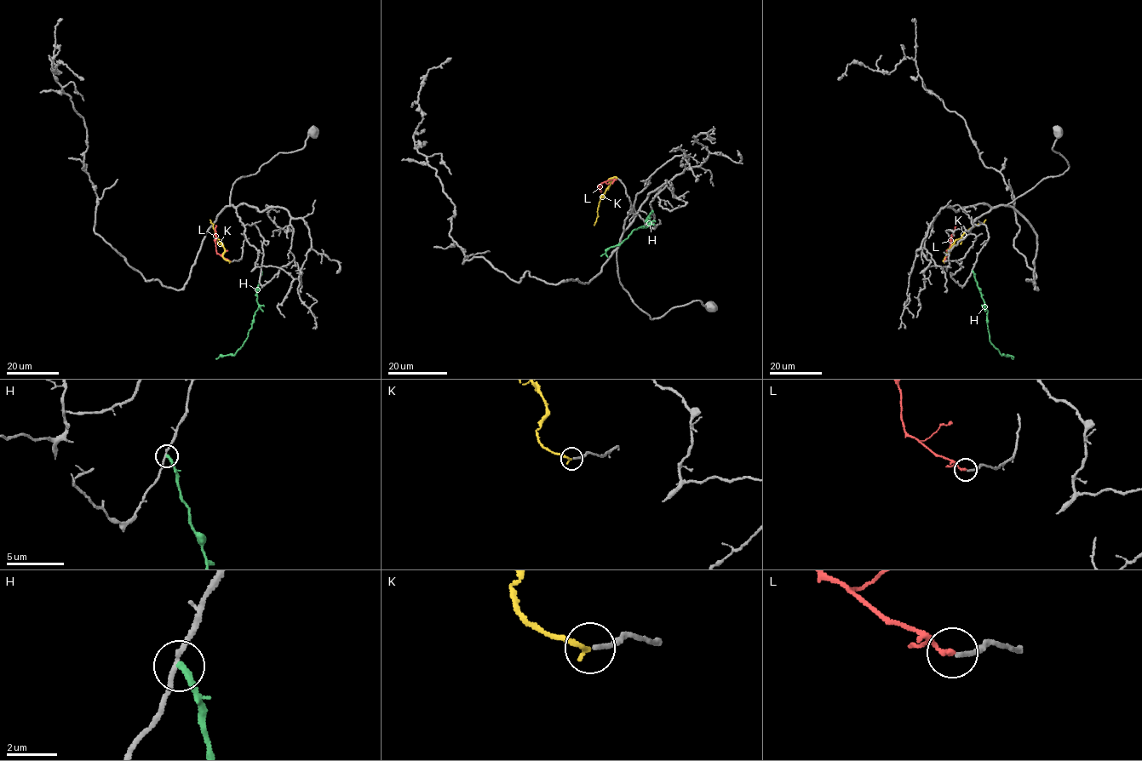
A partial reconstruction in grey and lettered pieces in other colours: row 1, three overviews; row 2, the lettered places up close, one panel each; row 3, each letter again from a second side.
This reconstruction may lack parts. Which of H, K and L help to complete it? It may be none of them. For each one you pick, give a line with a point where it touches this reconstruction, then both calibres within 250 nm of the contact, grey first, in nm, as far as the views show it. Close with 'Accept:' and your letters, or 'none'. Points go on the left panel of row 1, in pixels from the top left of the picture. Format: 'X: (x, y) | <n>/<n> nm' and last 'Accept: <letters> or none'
K: (230, 261) | 160/200 nm
Accept: K

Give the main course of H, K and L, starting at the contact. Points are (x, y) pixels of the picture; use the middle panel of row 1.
H: (651, 209), (647, 218), (649, 226), (635, 229), (622, 243), (611, 247), (600, 256)
K: (616, 178), (609, 179), (611, 185), (600, 197), (594, 226)
L: (616, 178), (601, 183), (600, 192)

